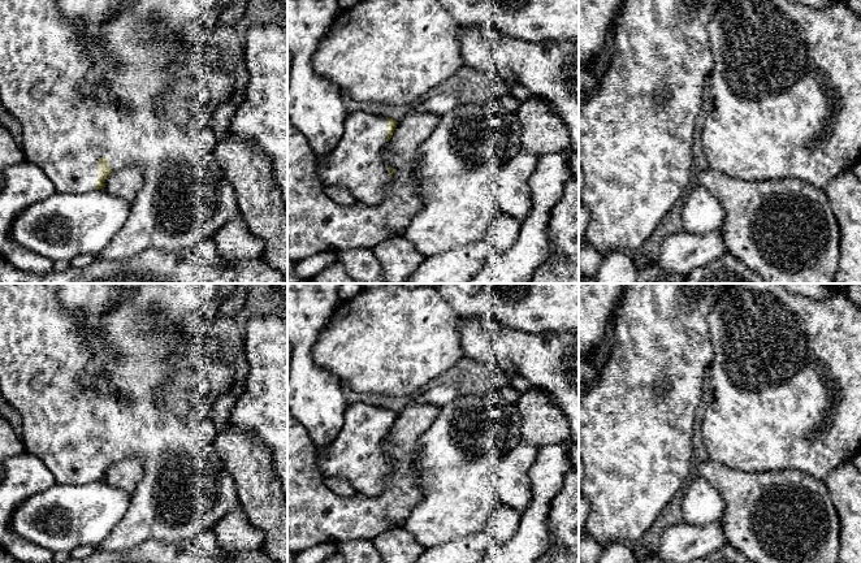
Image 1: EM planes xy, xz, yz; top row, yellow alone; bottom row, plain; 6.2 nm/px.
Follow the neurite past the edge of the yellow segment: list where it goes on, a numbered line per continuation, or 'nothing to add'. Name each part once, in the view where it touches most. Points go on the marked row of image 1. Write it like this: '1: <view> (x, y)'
1: xy (77, 98)

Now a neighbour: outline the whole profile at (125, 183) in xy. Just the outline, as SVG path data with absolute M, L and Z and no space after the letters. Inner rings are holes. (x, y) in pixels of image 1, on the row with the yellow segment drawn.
M135 166L124 168L111 173L103 189L112 195L116 195L130 203L134 202L137 192L143 185L143 170Z

